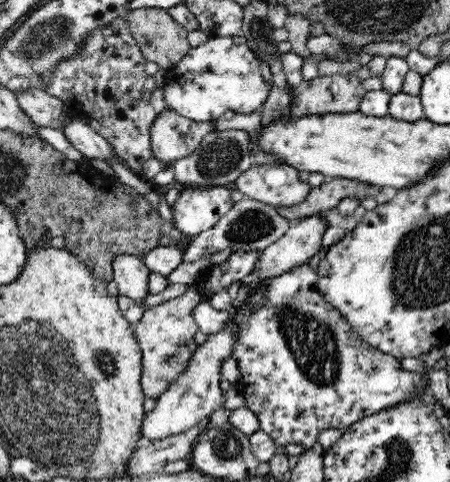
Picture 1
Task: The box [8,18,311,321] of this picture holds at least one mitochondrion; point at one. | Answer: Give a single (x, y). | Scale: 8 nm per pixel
(223, 155)

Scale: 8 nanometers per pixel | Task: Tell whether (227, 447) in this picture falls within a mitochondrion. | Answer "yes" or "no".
yes

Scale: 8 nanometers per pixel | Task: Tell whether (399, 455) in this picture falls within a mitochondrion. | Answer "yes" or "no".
yes

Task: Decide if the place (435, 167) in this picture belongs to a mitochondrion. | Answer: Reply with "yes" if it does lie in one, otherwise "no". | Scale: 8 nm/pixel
no

